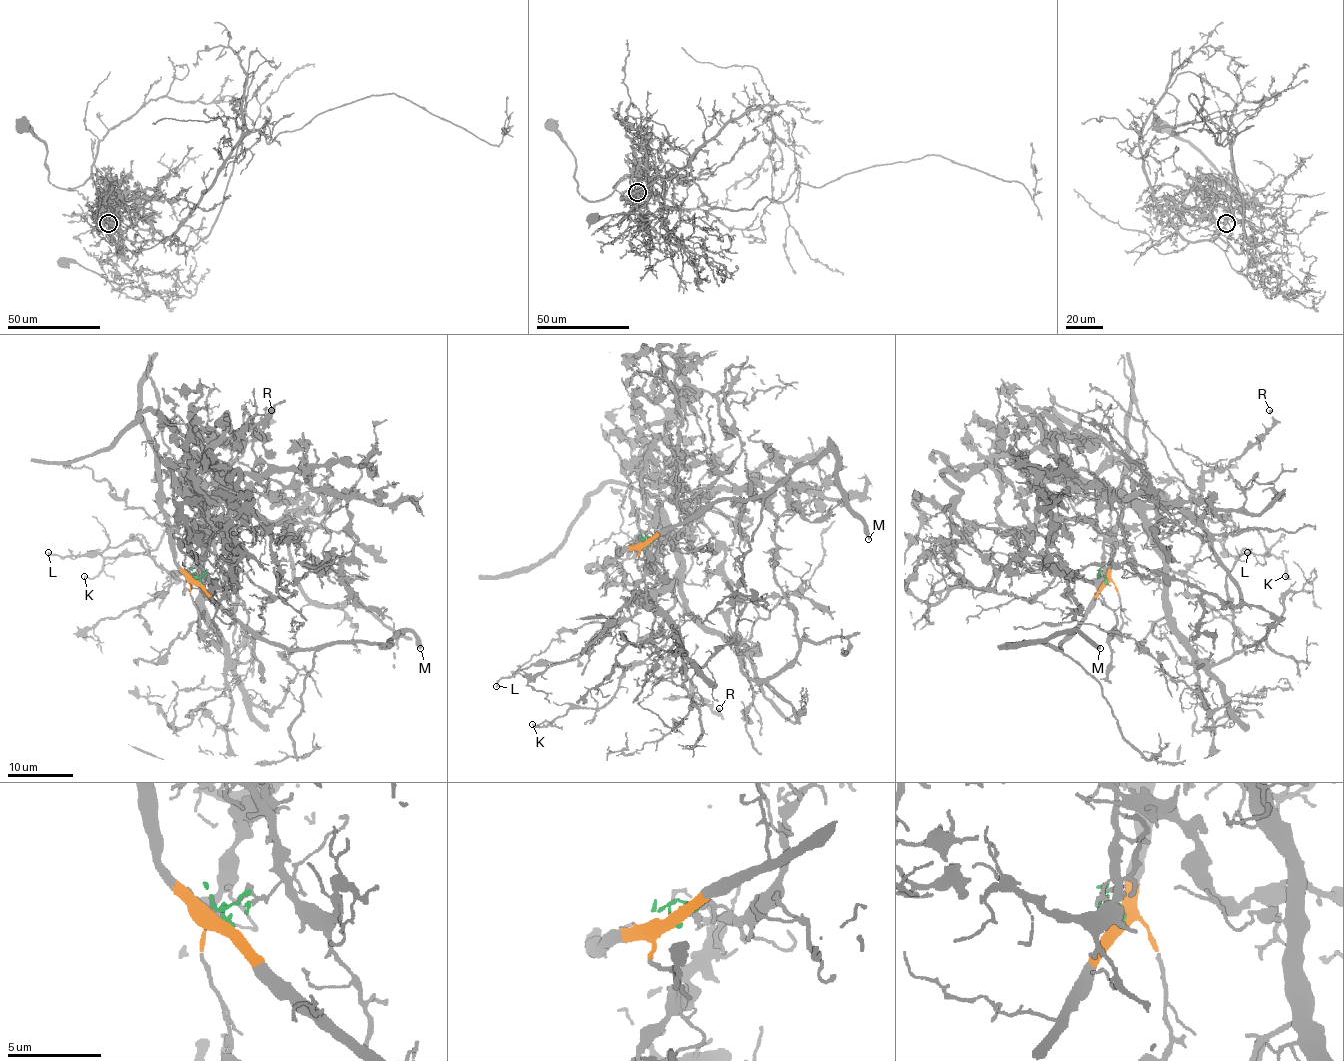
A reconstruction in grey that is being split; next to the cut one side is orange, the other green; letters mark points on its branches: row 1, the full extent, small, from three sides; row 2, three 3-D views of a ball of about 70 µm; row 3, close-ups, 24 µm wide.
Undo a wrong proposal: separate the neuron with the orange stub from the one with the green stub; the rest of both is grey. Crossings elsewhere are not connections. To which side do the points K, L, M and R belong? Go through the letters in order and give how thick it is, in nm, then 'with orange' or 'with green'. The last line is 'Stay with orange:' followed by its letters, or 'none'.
K: 150 nm thick; with green
L: 220 nm thick; with green
M: 360 nm thick; with orange
R: 260 nm thick; with green
Stay with orange: M

